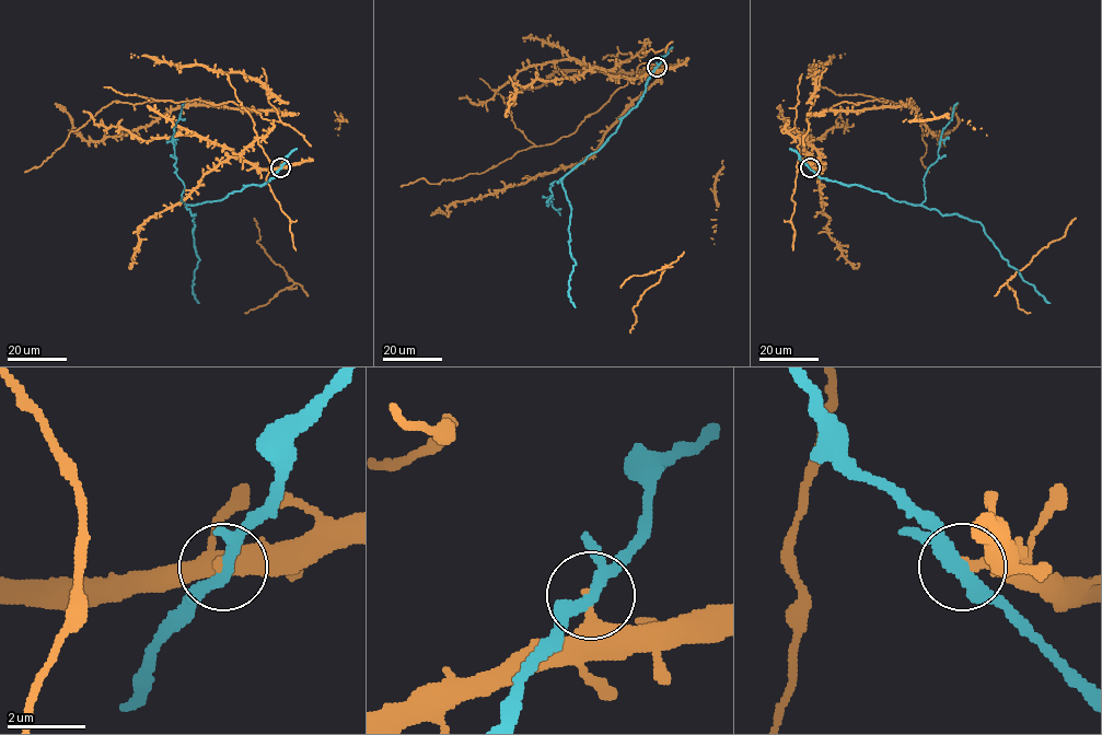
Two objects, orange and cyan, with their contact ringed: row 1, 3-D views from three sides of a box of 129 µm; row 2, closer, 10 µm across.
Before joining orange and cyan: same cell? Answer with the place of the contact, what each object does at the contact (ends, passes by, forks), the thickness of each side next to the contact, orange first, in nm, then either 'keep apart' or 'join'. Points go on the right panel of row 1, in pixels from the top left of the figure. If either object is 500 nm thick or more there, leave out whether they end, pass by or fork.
at (810, 167); orange ends there; cyan forks there; 360 nm thick on the orange side, 280 nm on the other; keep apart

